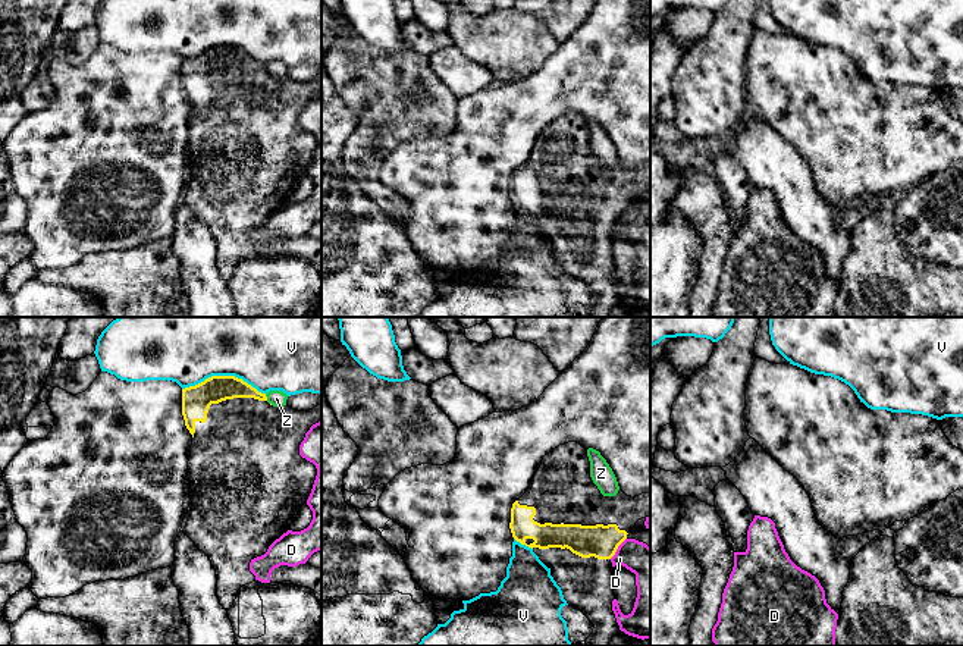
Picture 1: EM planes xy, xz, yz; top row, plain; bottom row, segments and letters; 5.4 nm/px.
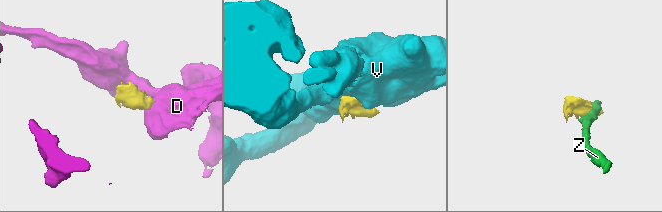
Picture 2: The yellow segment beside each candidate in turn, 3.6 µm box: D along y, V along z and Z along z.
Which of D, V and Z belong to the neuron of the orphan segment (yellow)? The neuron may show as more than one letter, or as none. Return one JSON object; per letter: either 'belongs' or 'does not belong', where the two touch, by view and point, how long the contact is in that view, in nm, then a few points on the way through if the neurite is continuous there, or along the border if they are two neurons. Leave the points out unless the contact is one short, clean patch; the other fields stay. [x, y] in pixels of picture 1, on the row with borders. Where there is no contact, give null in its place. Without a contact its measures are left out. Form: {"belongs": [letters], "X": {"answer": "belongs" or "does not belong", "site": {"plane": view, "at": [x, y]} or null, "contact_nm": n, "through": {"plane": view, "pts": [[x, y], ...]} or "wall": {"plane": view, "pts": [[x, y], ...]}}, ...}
{"belongs": [], "D": {"answer": "does not belong", "site": {"plane": "xz", "at": [617, 548]}, "contact_nm": 150, "wall": {"plane": "xz", "pts": [[626, 538], [609, 558]]}}, "V": {"answer": "does not belong", "site": {"plane": "xy", "at": [223, 376]}, "contact_nm": 460}, "Z": {"answer": "does not belong", "site": {"plane": "xy", "at": [266, 397]}, "contact_nm": 40, "wall": {"plane": "xy", "pts": [[264, 394], [267, 400]]}}}

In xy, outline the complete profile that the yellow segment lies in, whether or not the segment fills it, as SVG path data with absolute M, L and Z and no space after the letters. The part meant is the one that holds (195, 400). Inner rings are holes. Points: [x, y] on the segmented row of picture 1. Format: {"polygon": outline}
{"polygon": "M211 376L182 389L182 415L192 435L188 461L189 507L182 529L211 561L217 598L229 611L242 586L255 581L250 562L289 530L307 504L317 468L299 455L310 427L321 421L321 404L298 411L273 407L266 393L235 376Z"}

